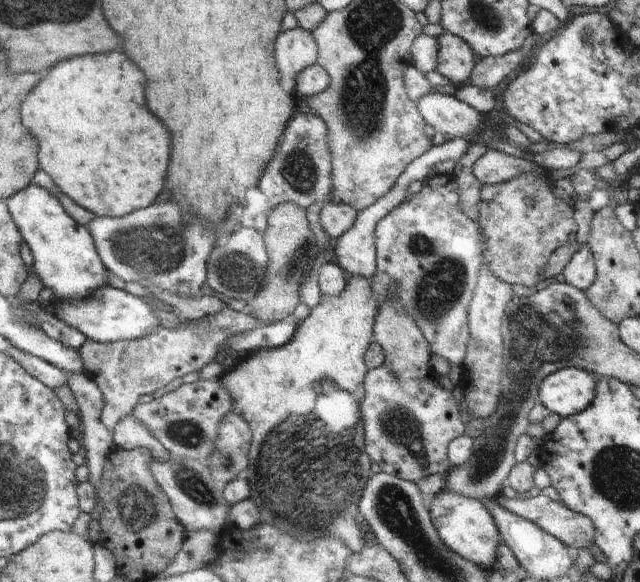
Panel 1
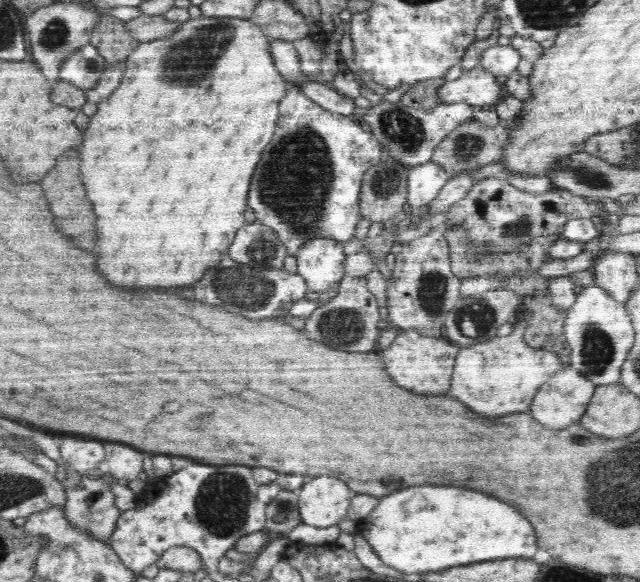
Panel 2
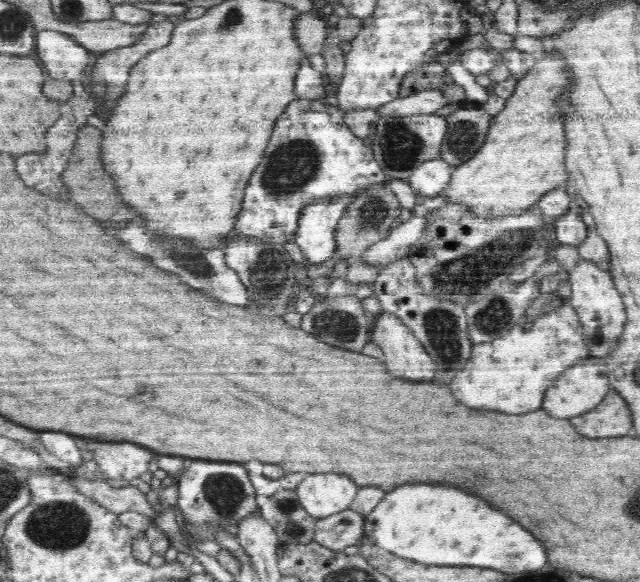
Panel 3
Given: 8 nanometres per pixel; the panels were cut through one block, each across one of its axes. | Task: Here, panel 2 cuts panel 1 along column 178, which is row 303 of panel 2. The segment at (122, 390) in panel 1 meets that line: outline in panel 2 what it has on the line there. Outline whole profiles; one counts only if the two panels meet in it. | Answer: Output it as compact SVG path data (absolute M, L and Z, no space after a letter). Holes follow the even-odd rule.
M345 276L339 284L338 294L306 318L304 330L312 340L322 342L334 350L370 352L374 350L381 333L378 329L378 321L381 320L379 308L376 296L368 290L366 277Z

